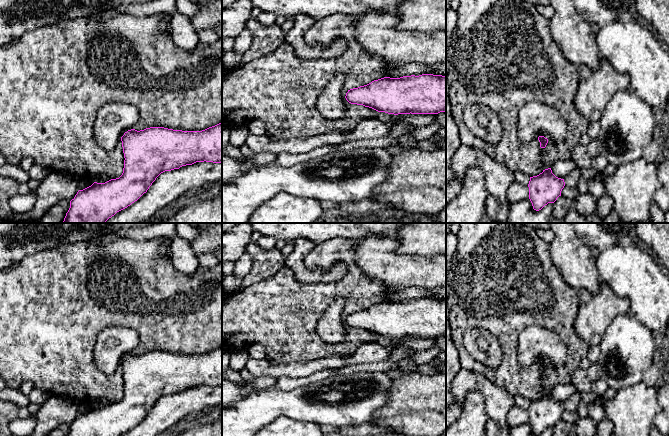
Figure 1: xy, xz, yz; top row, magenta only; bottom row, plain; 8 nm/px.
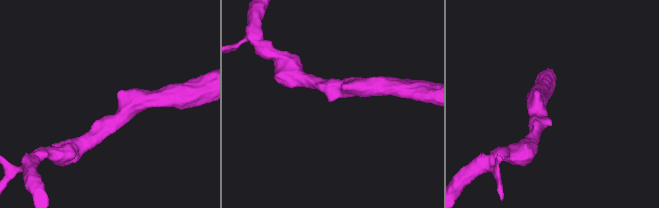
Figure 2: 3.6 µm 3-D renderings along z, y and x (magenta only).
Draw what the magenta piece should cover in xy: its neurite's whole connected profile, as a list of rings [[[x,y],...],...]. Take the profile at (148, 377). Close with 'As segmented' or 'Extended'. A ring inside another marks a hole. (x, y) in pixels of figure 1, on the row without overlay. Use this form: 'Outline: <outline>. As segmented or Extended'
Outline: [[[222,346],[202,355],[182,355],[164,351],[128,354],[121,361],[124,392],[119,402],[105,407],[94,406],[79,414],[70,425],[68,436],[119,436],[147,416],[156,402],[165,395],[179,393],[196,386],[222,387]]]. As segmented

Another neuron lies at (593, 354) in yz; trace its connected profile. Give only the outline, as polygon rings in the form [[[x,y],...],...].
[[[598,345],[588,347],[588,354],[586,357],[591,362],[591,364],[596,363],[598,361],[599,355],[600,355],[600,348]]]

